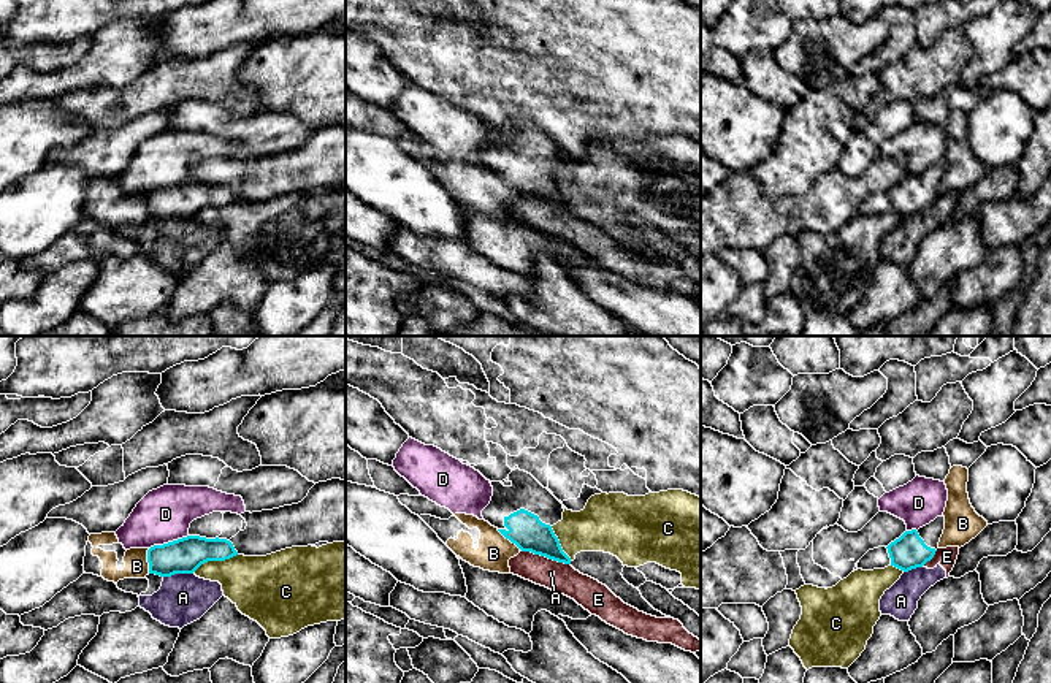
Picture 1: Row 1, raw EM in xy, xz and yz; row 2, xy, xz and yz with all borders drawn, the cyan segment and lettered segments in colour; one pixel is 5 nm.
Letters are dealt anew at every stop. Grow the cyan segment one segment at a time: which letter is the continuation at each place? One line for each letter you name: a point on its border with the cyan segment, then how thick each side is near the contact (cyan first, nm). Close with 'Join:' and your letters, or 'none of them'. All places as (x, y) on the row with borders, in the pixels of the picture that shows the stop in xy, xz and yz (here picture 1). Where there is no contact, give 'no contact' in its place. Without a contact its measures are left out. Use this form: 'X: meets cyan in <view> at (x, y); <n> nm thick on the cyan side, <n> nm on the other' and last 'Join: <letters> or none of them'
Join: none of them

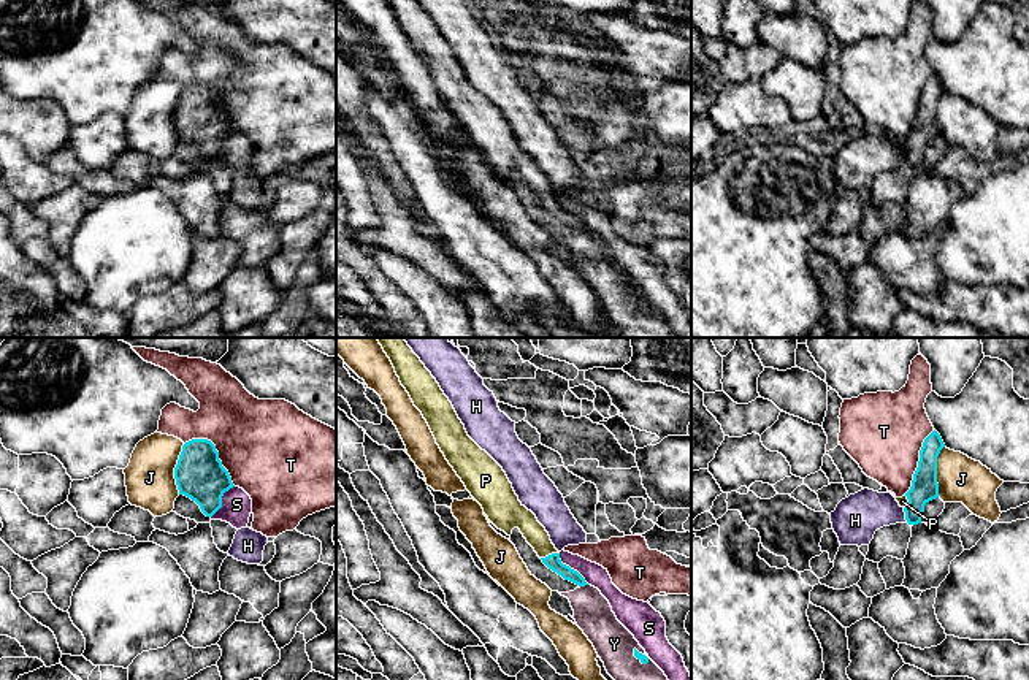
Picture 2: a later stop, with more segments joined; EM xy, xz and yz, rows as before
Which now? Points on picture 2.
P: meets cyan in xz at (549, 555); 80 nm thick on the cyan side, 110 nm on the other
Join: P

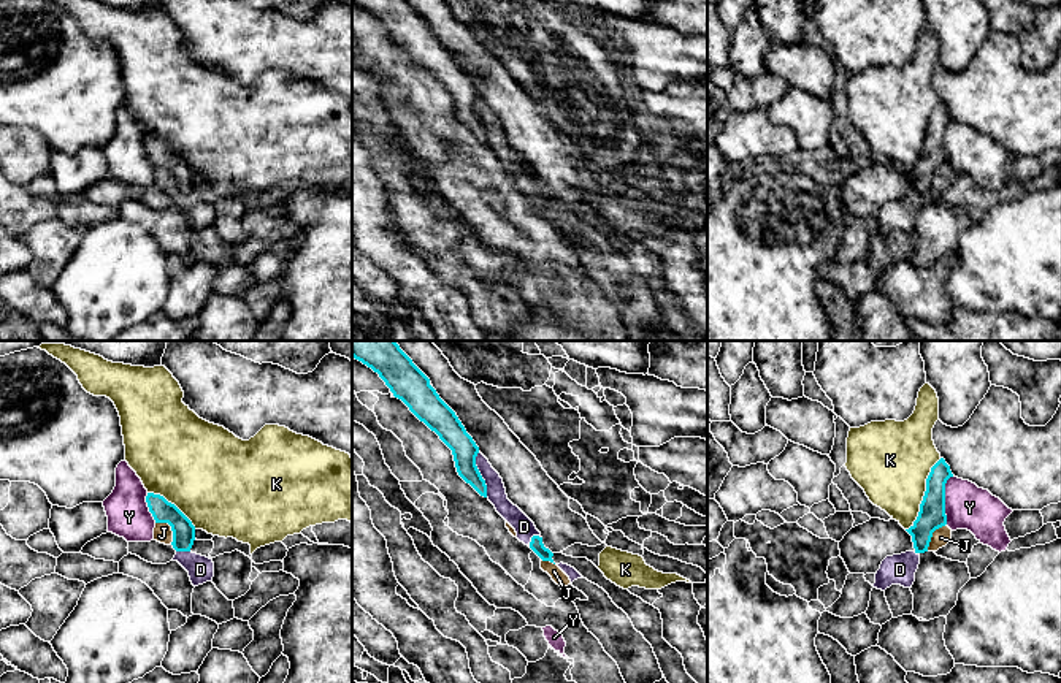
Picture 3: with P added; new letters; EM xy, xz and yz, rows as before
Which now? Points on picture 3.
Join: none of them

